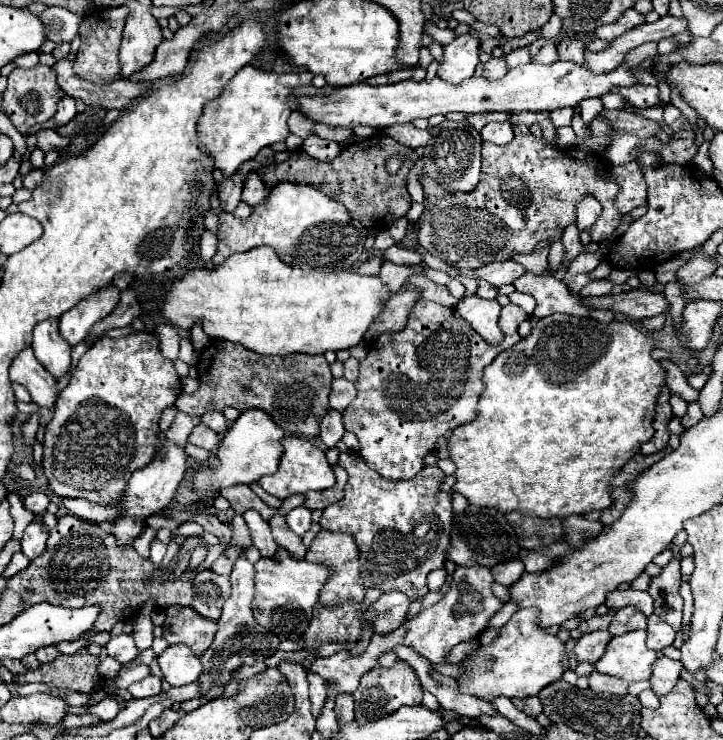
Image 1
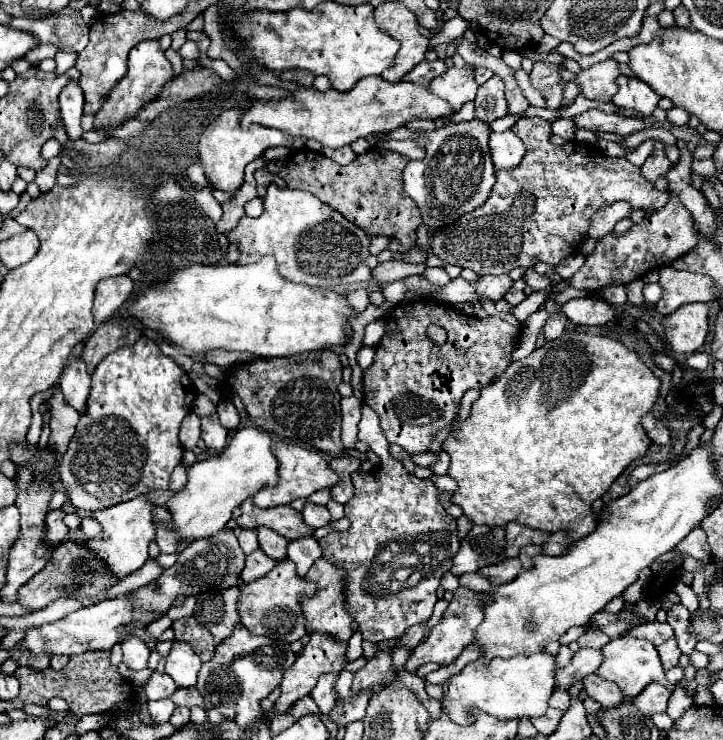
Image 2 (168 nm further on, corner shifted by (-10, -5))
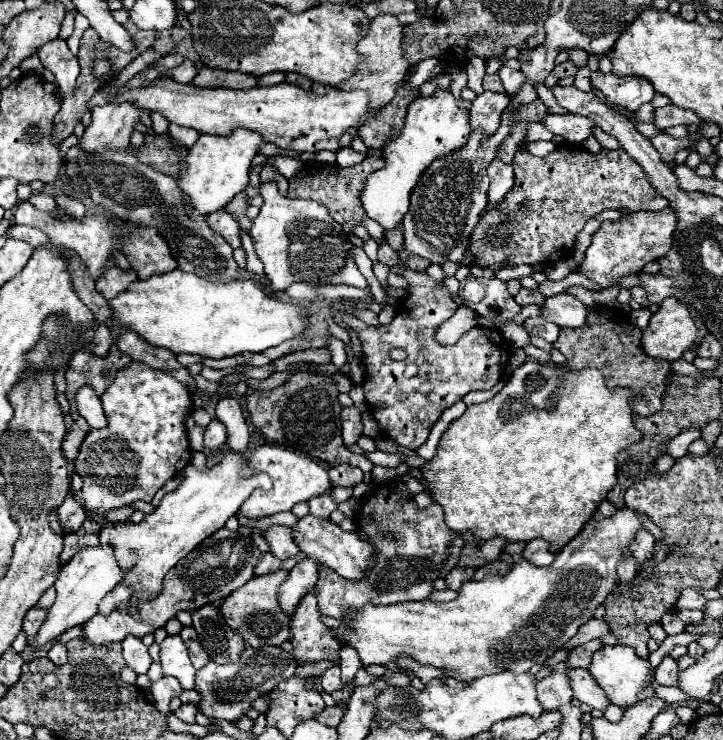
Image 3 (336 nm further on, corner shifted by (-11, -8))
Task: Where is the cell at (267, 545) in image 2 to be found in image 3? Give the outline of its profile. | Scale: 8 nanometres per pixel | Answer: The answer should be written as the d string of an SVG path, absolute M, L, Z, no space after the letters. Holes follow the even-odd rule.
M270 526L264 536L272 548L272 554L278 558L292 558L300 552L300 548L294 542L292 528L288 526Z

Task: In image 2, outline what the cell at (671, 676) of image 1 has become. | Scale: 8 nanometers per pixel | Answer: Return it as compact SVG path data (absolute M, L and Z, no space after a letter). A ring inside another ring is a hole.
M651 683L633 701L635 701L635 705L639 705L639 709L643 709L643 713L651 715L651 713L663 713L667 709L669 697L671 697L671 693L669 693L669 689L665 685Z

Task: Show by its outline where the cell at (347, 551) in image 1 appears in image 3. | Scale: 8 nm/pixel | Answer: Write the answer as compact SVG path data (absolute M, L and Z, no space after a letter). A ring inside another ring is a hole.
M308 592L304 596L304 602L296 608L296 614L290 624L290 642L294 646L292 656L296 664L306 662L338 662L340 642L332 636L332 632L322 624L320 612L316 608L316 594Z

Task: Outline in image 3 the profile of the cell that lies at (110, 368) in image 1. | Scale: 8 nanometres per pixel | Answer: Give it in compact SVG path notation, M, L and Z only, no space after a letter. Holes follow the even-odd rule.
M132 362L120 370L102 394L108 426L90 430L74 462L84 486L80 500L86 510L104 514L136 500L150 502L154 494L192 460L186 436L186 416L192 410L192 396L174 376Z

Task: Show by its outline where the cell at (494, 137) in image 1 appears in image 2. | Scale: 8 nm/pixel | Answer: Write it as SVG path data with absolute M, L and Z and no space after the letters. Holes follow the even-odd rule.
M493 131L489 139L489 149L495 169L511 169L519 165L519 161L525 155L525 145L513 131L503 131L503 133Z

